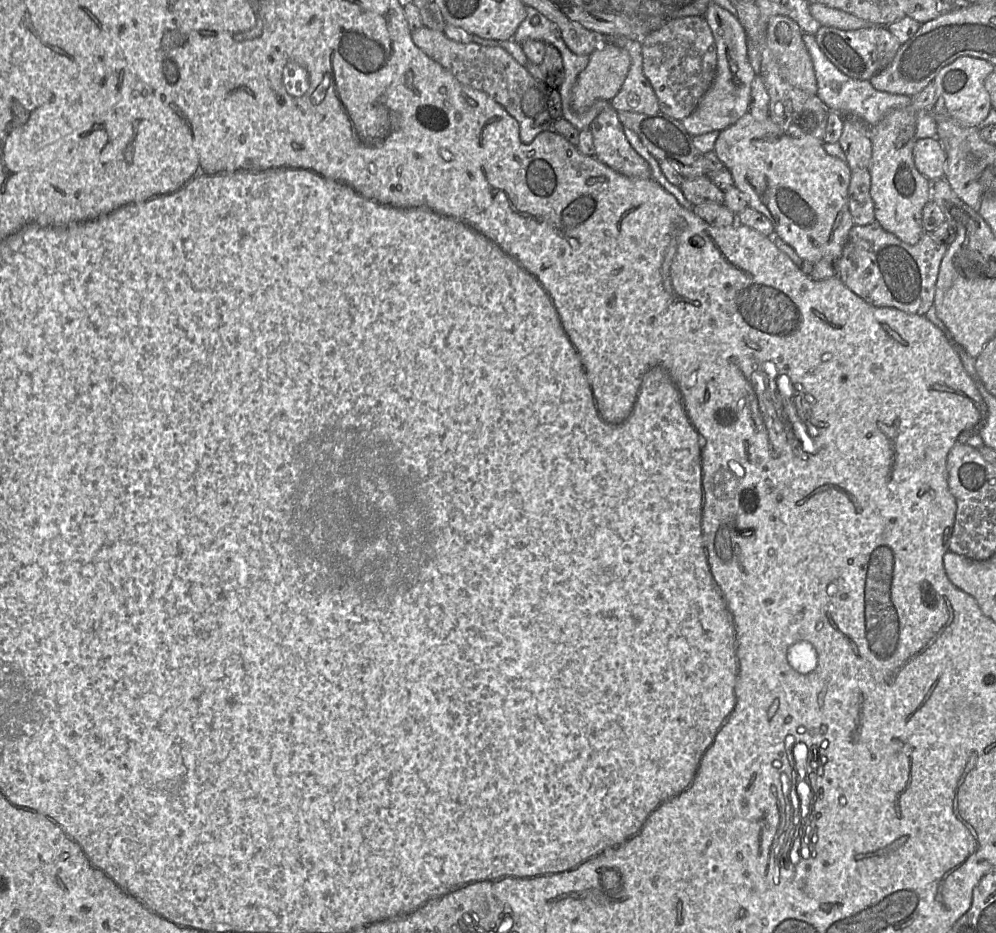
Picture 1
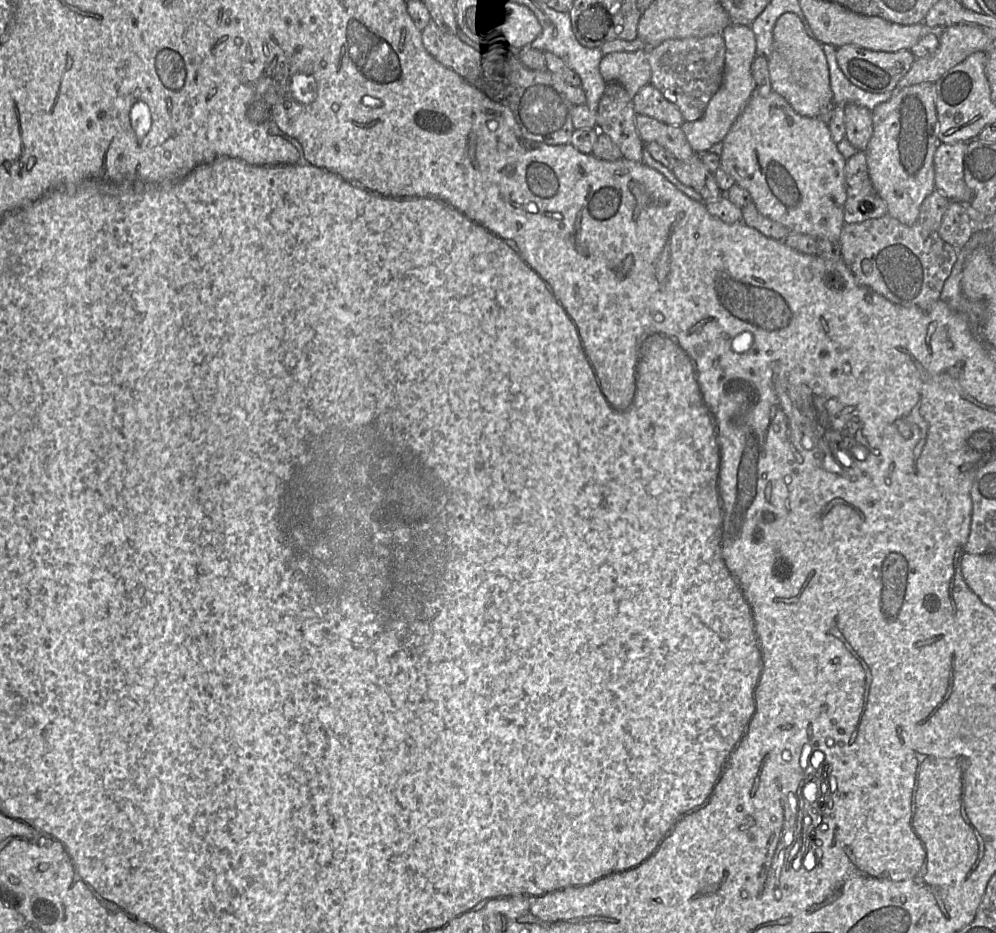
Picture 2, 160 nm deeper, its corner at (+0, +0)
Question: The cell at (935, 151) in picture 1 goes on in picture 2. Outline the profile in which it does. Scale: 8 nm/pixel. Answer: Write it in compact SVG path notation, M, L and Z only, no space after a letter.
M941 143L934 155L935 190L949 201L969 205L972 192L964 181L963 159L966 143Z

